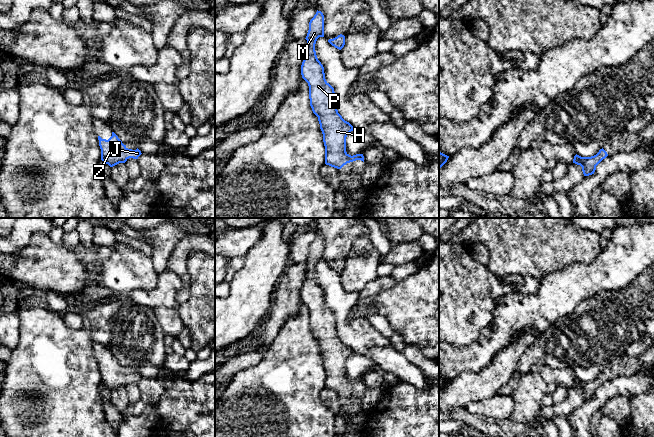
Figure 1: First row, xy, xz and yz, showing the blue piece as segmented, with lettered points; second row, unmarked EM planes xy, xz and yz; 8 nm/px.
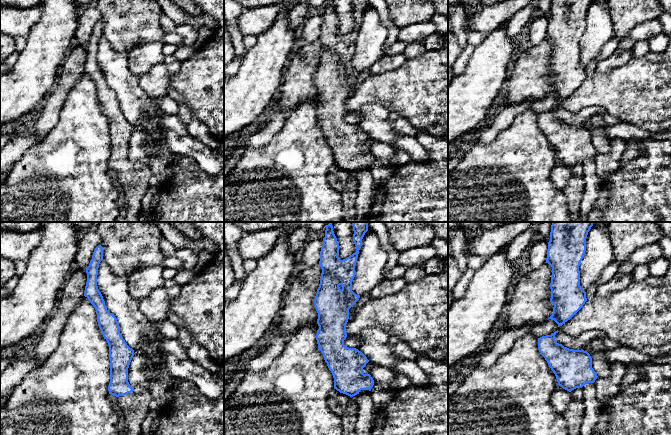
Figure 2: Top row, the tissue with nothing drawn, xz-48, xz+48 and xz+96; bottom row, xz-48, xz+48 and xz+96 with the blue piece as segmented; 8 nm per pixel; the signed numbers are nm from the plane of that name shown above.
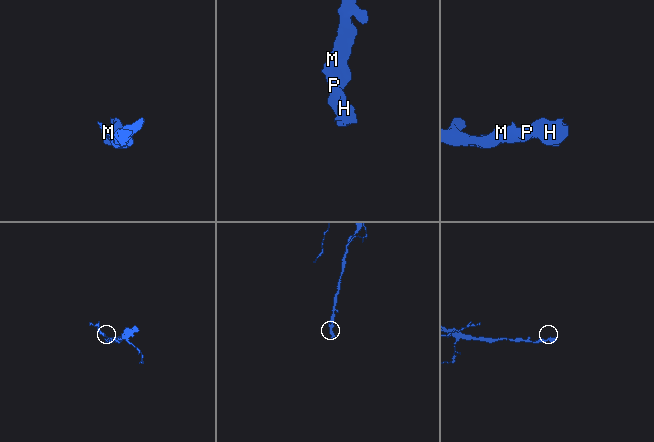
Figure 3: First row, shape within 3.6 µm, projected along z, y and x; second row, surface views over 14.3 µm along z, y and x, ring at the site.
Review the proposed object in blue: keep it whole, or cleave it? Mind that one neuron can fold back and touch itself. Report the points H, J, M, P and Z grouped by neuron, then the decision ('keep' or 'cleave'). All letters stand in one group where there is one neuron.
groups H J M P Z; keep

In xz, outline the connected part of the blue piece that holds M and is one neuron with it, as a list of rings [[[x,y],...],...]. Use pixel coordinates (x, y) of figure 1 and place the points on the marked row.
[[[317,10],[309,22],[305,38],[307,49],[301,65],[301,75],[308,83],[310,106],[318,117],[323,134],[325,164],[341,169],[356,160],[364,162],[364,156],[351,156],[346,152],[346,137],[354,128],[338,113],[334,88],[326,81],[324,67],[316,55],[315,44],[319,37],[324,37],[324,15]]]

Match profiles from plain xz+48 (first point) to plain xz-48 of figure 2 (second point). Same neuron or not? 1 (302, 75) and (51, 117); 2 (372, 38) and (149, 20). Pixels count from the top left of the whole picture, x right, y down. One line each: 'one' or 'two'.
1: one
2: two

